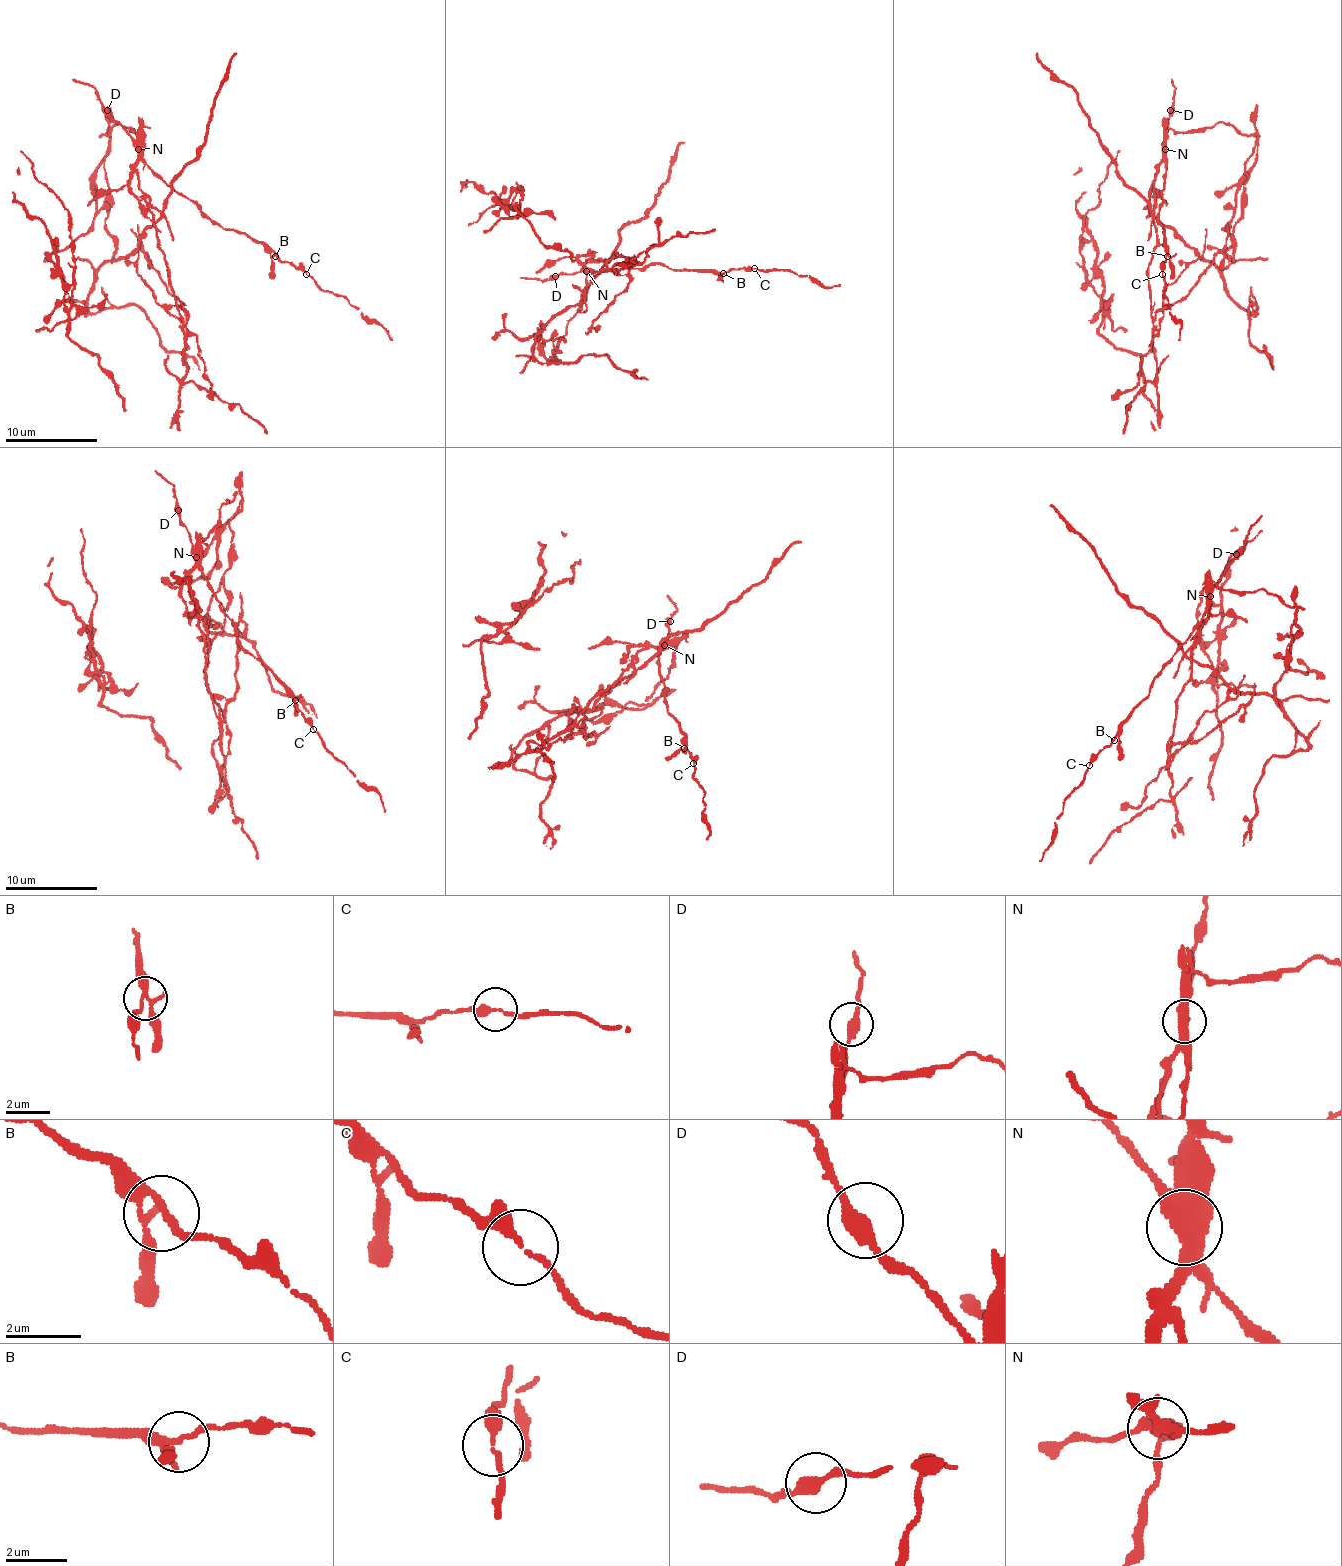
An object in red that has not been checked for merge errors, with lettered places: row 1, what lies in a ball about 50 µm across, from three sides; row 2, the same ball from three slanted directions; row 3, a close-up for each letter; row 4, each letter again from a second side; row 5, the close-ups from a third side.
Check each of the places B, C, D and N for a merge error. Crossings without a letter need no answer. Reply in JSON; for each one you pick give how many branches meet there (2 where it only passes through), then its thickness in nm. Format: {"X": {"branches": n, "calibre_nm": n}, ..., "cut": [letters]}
{"N": {"branches": 3, "calibre_nm": 440}, "cut": ["N"]}

